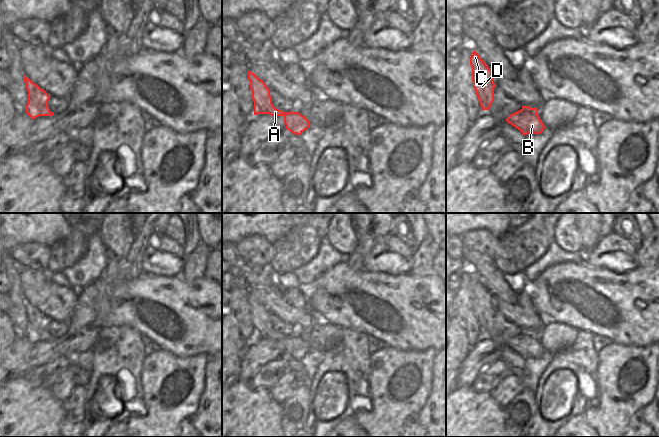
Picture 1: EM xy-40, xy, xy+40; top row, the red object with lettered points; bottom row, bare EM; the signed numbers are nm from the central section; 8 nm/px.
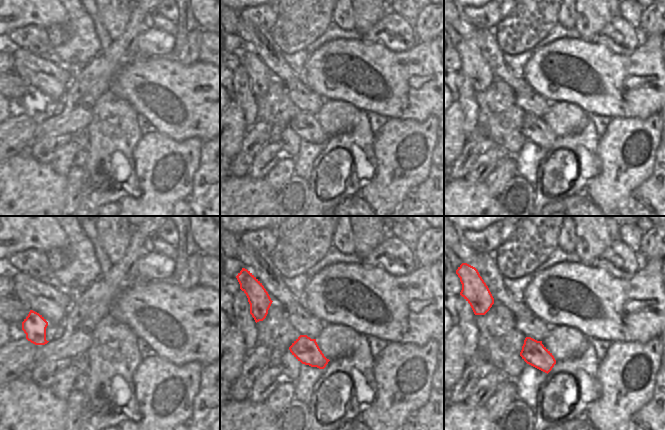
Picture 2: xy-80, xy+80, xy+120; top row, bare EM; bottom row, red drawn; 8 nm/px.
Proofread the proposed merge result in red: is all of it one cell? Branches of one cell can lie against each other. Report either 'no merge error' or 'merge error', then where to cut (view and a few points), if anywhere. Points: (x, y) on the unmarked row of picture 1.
no merge error; cut none

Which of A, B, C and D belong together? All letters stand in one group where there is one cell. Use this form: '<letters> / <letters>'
A B C D

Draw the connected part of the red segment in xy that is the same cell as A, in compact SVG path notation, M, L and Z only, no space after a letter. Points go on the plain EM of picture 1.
M248 295L252 323L254 325L254 339L269 338L283 340L286 353L293 358L301 359L310 351L310 345L299 336L283 336L274 331L270 313L256 298Z

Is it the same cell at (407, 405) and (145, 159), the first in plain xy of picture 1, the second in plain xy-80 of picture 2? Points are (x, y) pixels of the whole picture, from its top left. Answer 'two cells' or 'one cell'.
one cell

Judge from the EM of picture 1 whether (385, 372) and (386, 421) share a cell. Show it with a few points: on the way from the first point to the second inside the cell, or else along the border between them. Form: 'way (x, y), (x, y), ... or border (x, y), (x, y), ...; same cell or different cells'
way (386, 384), (386, 409); same cell

